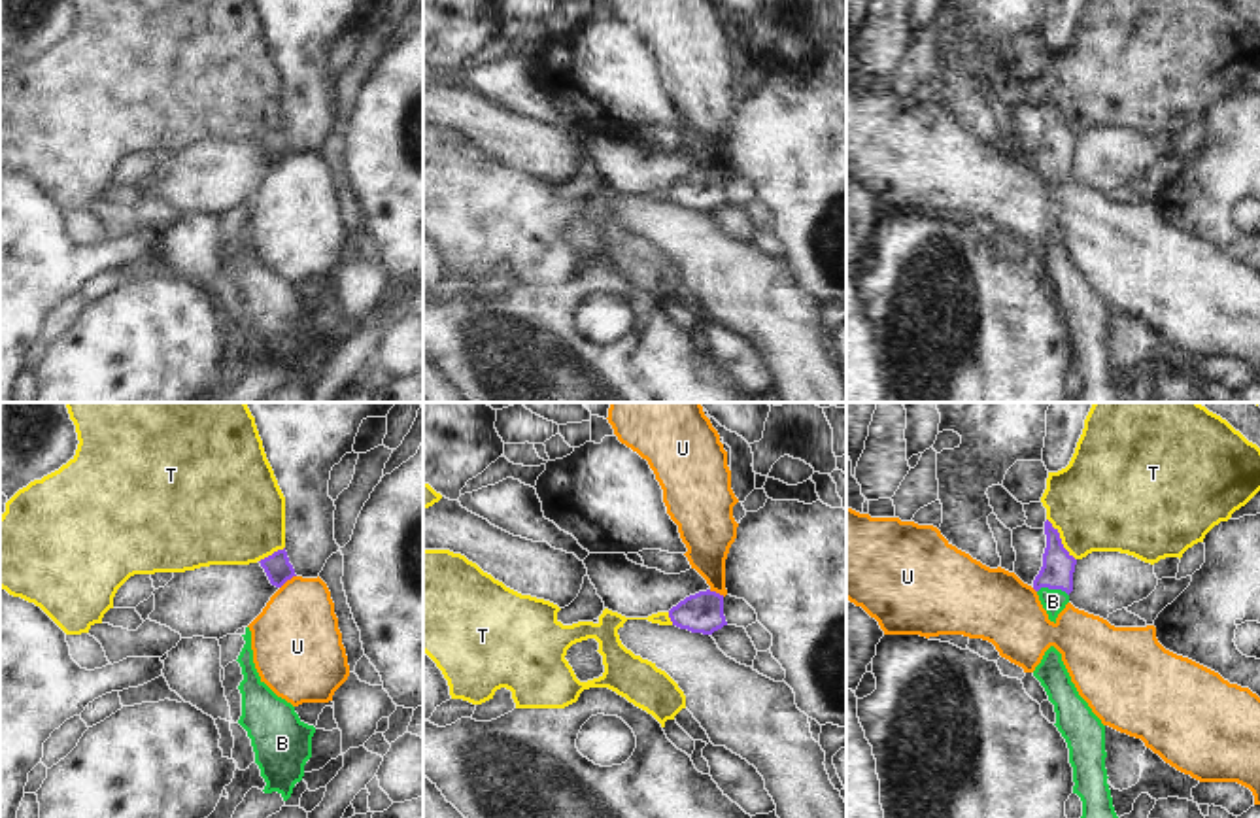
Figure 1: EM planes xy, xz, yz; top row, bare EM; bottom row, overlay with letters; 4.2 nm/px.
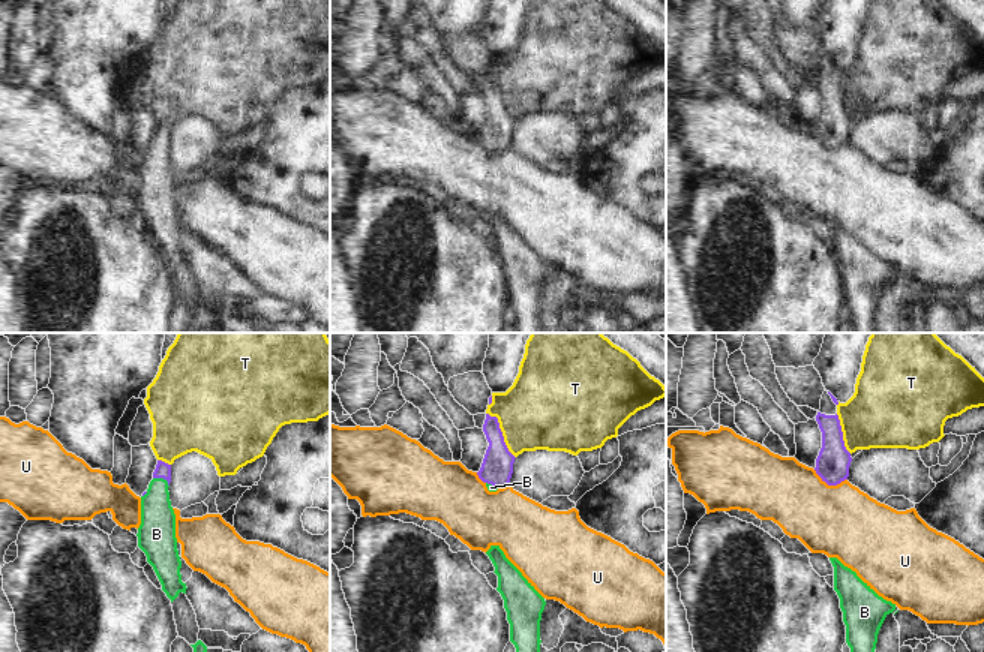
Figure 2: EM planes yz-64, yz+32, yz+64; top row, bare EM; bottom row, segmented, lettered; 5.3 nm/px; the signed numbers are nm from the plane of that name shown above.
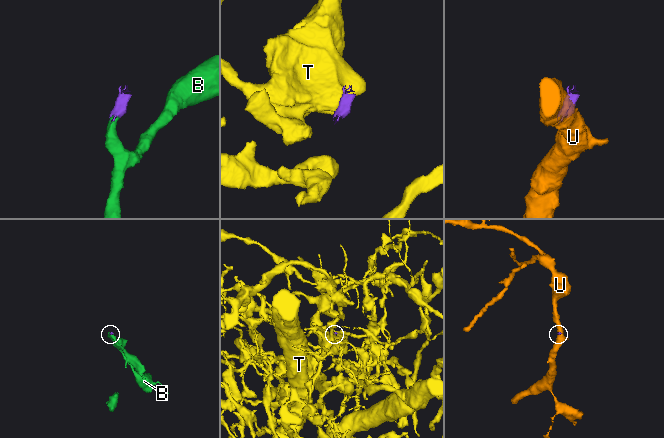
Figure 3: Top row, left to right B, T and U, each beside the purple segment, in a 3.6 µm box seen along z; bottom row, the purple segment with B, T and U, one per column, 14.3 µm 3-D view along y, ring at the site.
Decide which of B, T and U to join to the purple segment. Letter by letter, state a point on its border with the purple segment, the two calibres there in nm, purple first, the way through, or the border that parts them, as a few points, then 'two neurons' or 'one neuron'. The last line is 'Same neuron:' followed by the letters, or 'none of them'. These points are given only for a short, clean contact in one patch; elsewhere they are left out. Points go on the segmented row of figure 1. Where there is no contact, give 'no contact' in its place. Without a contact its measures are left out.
B: contact yz (1053, 588); calibres 140 and 100 nm; way yz (1056, 573), (1053, 588), (1053, 601); one neuron
T: contact yz (1060, 539); calibres 140 and 440 nm; border yz (1047, 518), (1058, 533), (1062, 546), (1075, 560); two neurons
U: contact xy (288, 579); calibres 120 and 360 nm; border xy (295, 575), (280, 588); two neurons
Same neuron: B

